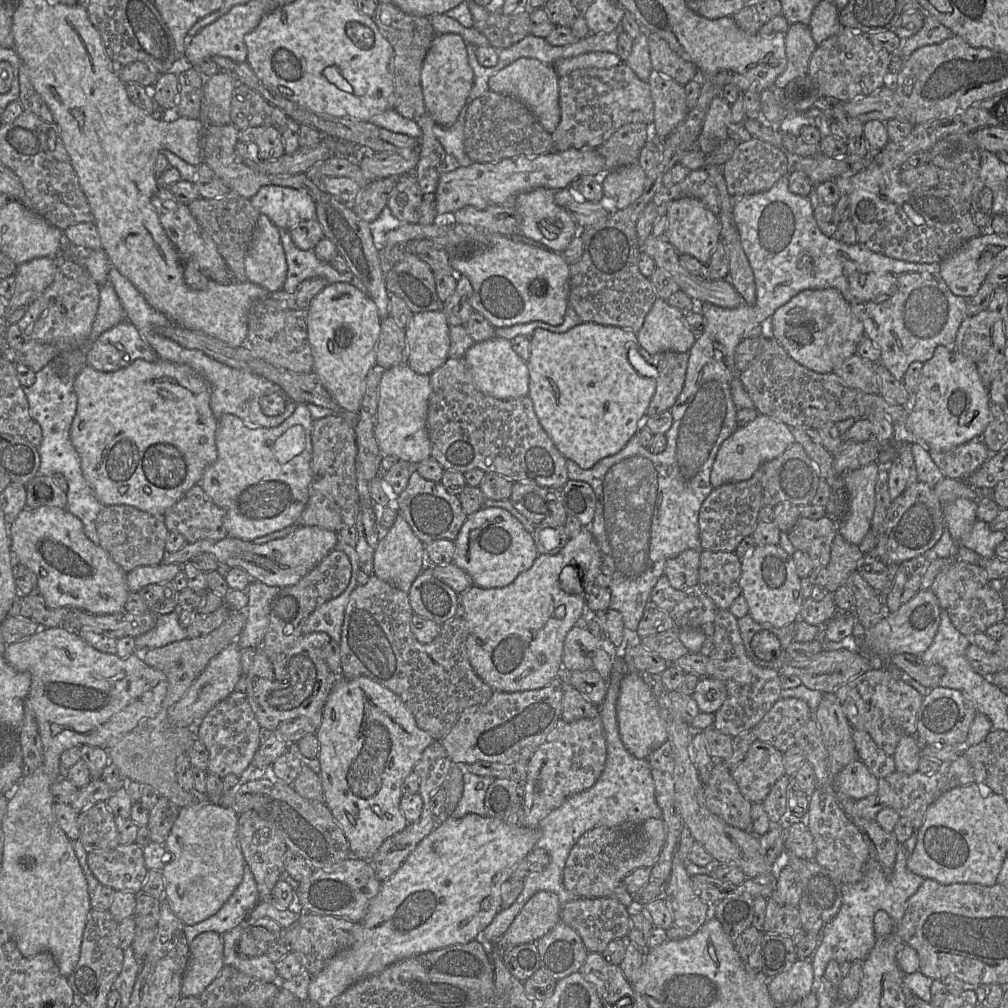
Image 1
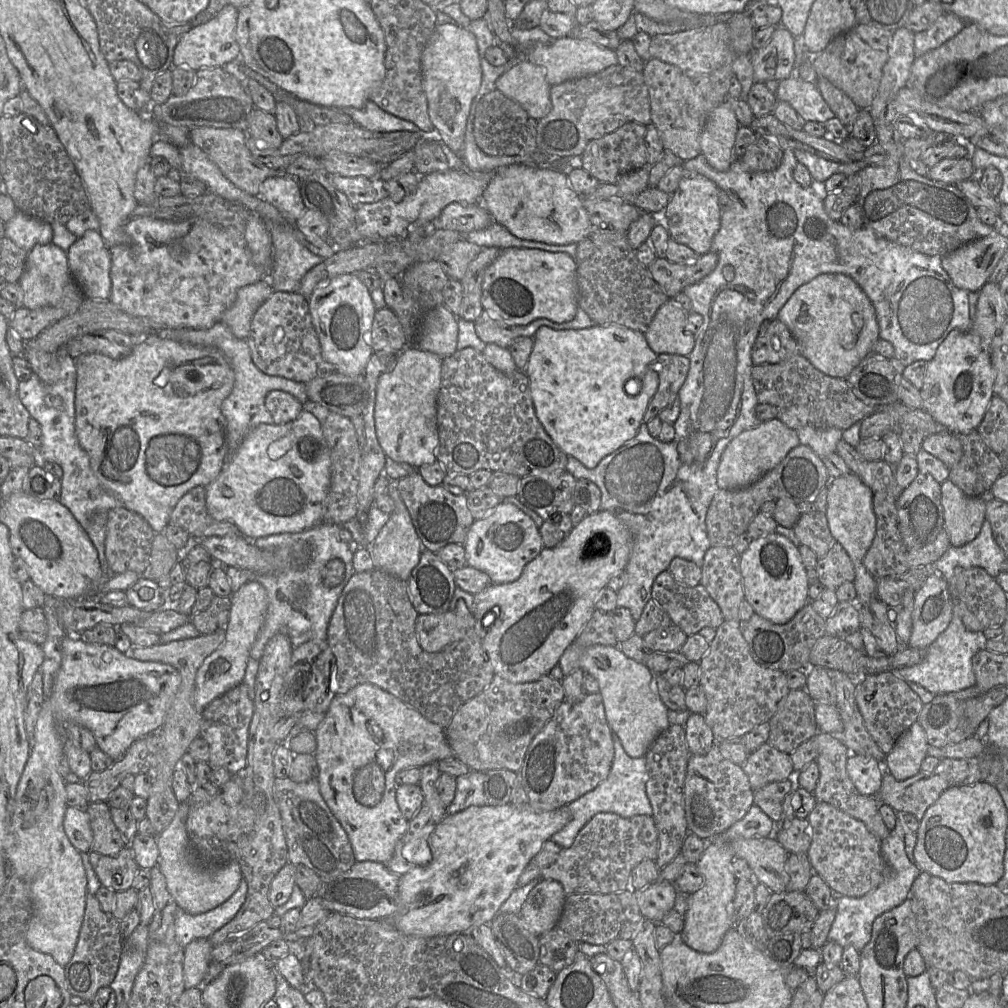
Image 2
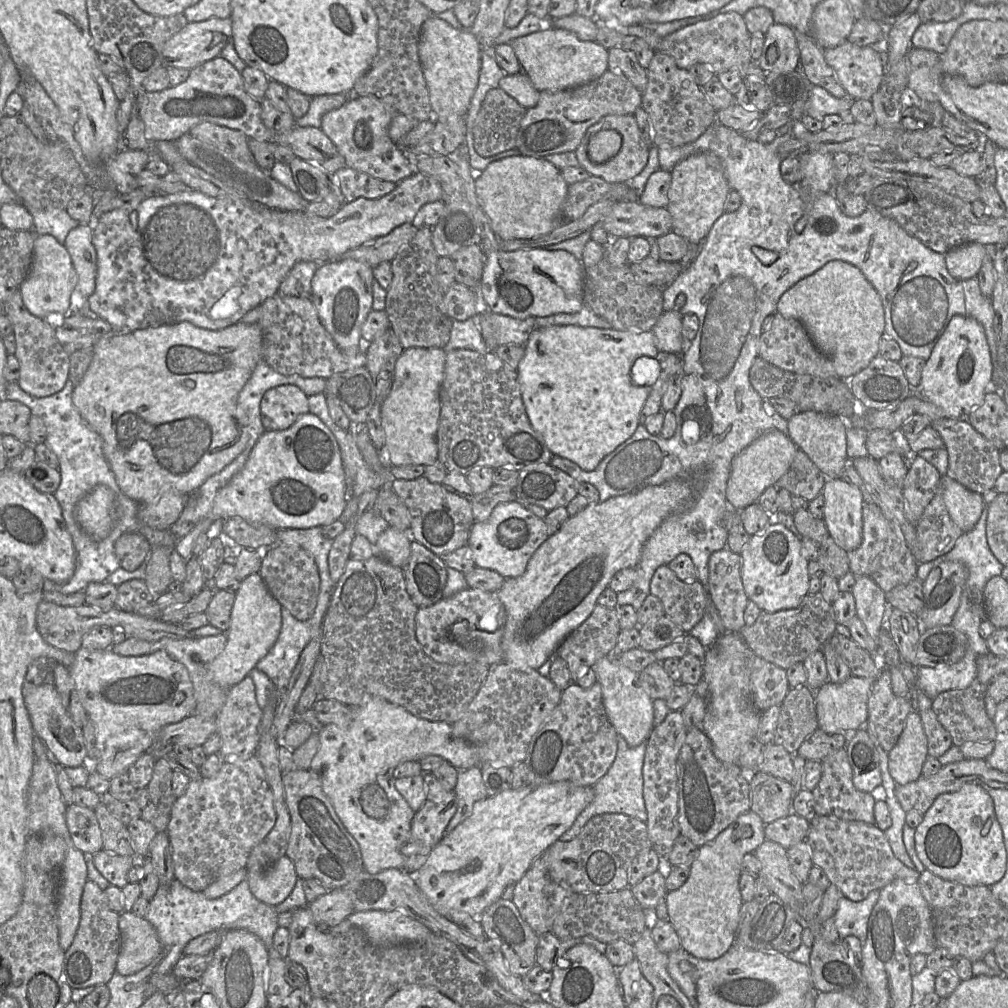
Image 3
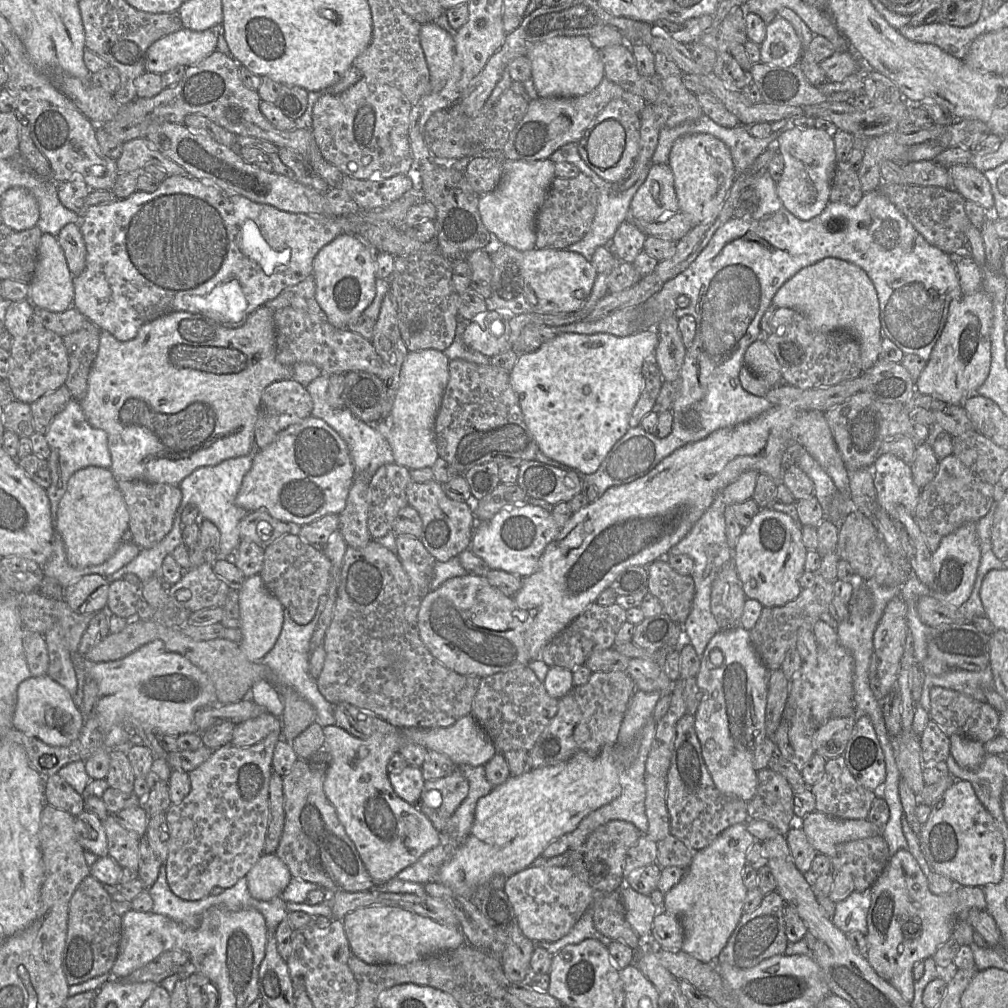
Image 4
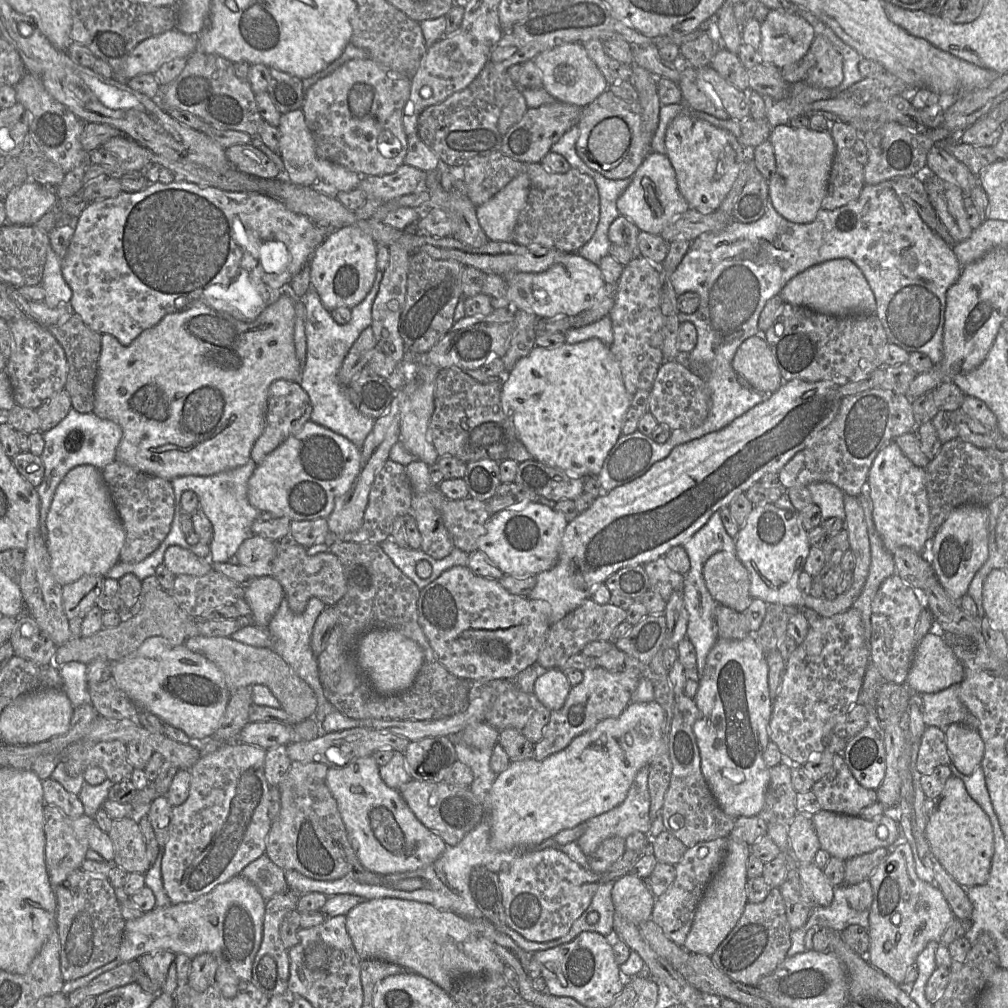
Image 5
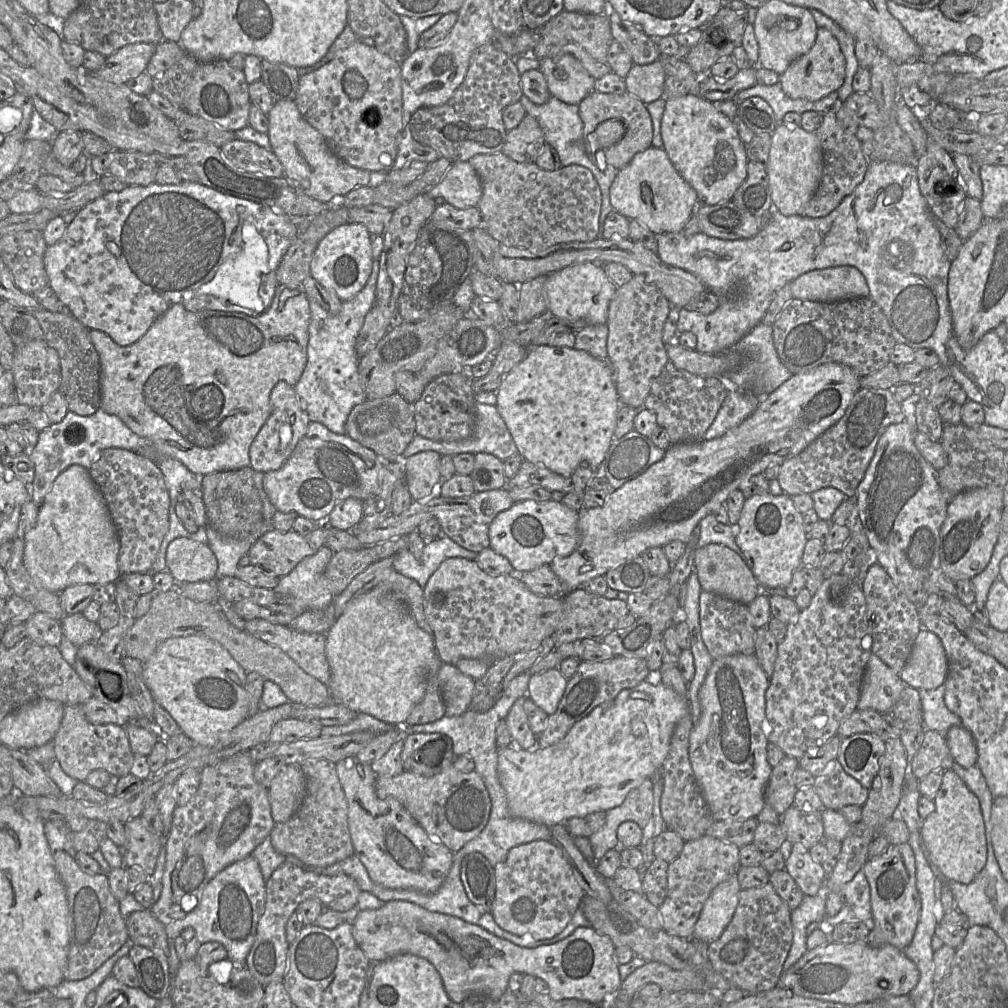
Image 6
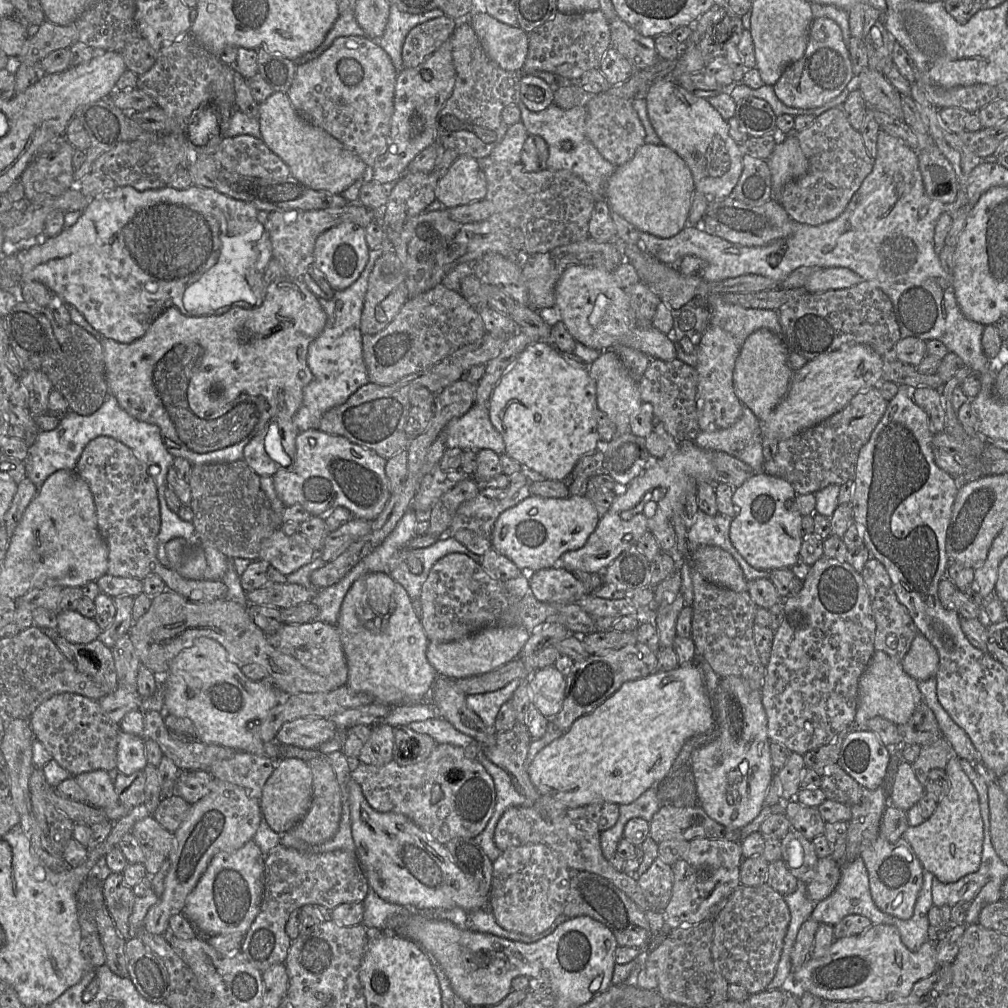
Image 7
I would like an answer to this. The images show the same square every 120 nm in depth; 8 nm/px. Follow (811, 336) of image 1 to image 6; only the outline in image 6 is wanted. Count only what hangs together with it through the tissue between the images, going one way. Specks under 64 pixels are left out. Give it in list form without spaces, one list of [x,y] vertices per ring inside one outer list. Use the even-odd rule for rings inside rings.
[[[836,266],[812,270],[790,283],[793,298],[834,302],[869,296],[863,274],[854,266]]]

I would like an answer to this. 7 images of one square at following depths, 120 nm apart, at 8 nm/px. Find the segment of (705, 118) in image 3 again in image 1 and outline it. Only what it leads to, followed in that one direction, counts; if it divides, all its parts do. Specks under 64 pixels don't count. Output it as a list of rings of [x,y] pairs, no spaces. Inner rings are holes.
[[[656,70],[651,71],[648,84],[654,102],[652,135],[665,139],[690,111],[686,104],[685,88]]]

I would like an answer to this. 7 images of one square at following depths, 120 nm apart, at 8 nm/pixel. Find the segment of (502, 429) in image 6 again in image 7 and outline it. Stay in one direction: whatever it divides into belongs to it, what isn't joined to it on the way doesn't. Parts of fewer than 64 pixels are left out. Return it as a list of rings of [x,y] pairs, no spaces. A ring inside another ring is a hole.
[[[475,404],[464,415],[452,419],[442,432],[447,448],[476,452],[490,449],[498,455],[505,454],[504,439],[492,425],[487,405]]]

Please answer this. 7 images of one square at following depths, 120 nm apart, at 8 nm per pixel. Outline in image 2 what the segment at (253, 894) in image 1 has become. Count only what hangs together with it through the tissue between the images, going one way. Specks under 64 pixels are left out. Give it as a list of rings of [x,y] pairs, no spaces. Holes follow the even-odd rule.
[[[243,878],[229,899],[208,912],[192,915],[178,906],[175,914],[177,943],[185,948],[195,939],[209,938],[236,916],[246,900],[247,891],[247,881]]]

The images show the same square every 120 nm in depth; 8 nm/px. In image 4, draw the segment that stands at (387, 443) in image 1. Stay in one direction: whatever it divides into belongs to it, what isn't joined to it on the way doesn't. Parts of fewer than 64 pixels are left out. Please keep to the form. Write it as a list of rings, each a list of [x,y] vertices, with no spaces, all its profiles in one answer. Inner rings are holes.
[[[436,349],[408,351],[400,371],[400,381],[390,415],[392,425],[385,438],[396,464],[408,470],[432,467],[438,459],[435,420],[449,380],[450,360]]]

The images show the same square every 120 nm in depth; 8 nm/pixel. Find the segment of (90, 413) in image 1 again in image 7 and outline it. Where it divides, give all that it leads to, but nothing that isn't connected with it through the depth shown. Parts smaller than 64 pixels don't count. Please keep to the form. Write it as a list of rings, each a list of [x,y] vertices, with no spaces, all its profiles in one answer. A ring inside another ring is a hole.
[[[280,276],[264,287],[261,305],[246,309],[235,306],[223,314],[191,316],[176,307],[163,311],[152,323],[146,333],[132,343],[120,343],[102,337],[105,377],[108,393],[113,395],[120,407],[138,421],[155,424],[159,427],[166,449],[173,457],[187,459],[192,465],[209,463],[230,463],[243,459],[244,447],[274,417],[291,419],[302,404],[303,389],[312,380],[312,373],[307,364],[310,343],[322,332],[327,321],[326,313],[315,296],[301,278]]]

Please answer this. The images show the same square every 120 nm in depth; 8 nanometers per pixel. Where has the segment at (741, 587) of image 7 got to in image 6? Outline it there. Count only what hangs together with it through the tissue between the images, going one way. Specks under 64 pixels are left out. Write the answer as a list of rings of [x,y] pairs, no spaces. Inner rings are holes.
[[[708,544],[694,551],[694,567],[702,590],[717,594],[741,604],[749,605],[761,588],[753,573],[737,553],[720,544]]]

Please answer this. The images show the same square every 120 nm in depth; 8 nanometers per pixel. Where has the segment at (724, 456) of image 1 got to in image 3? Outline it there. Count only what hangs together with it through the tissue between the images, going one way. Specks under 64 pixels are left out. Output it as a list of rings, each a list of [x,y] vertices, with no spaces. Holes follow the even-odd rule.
[[[773,429],[755,439],[732,461],[726,487],[726,499],[736,509],[742,510],[756,503],[760,494],[774,485],[790,468],[798,447],[783,432]]]

